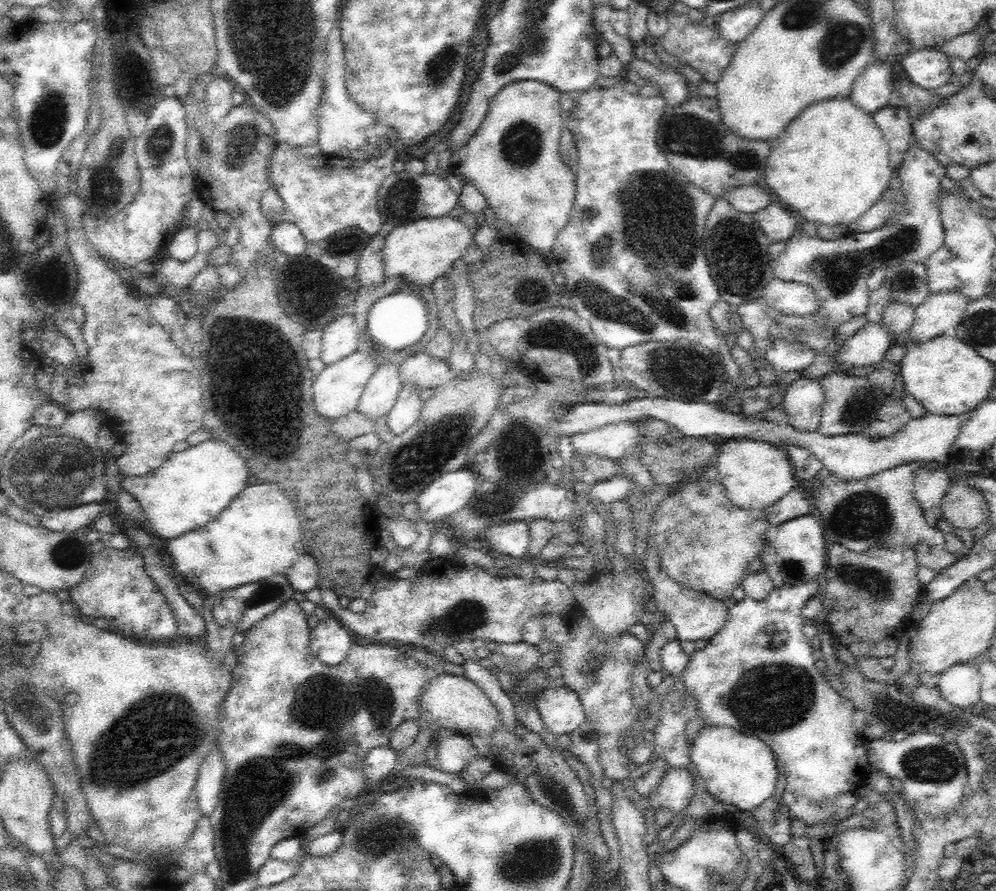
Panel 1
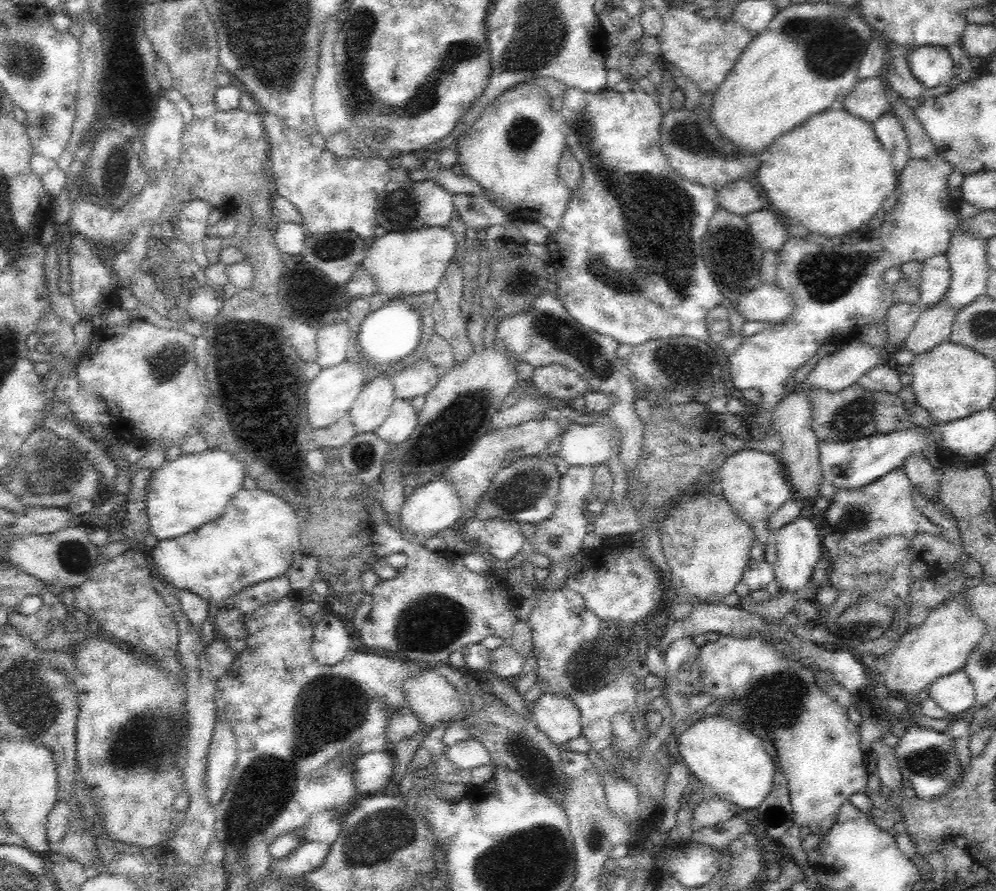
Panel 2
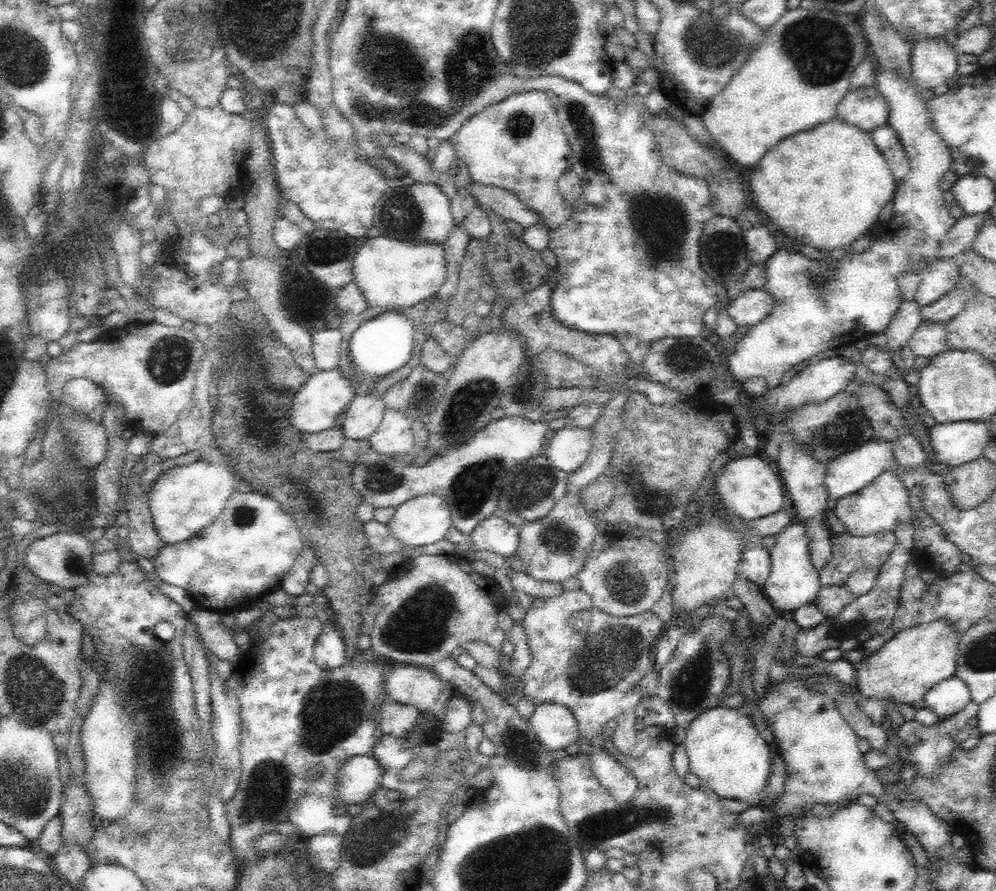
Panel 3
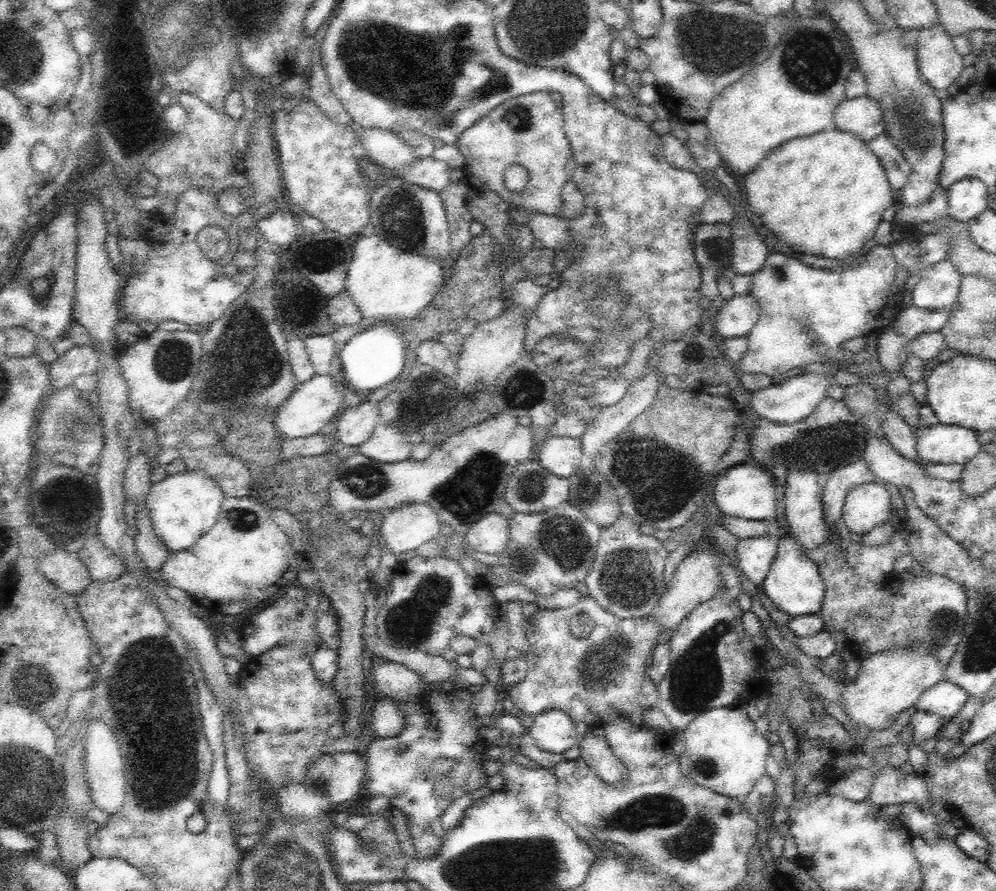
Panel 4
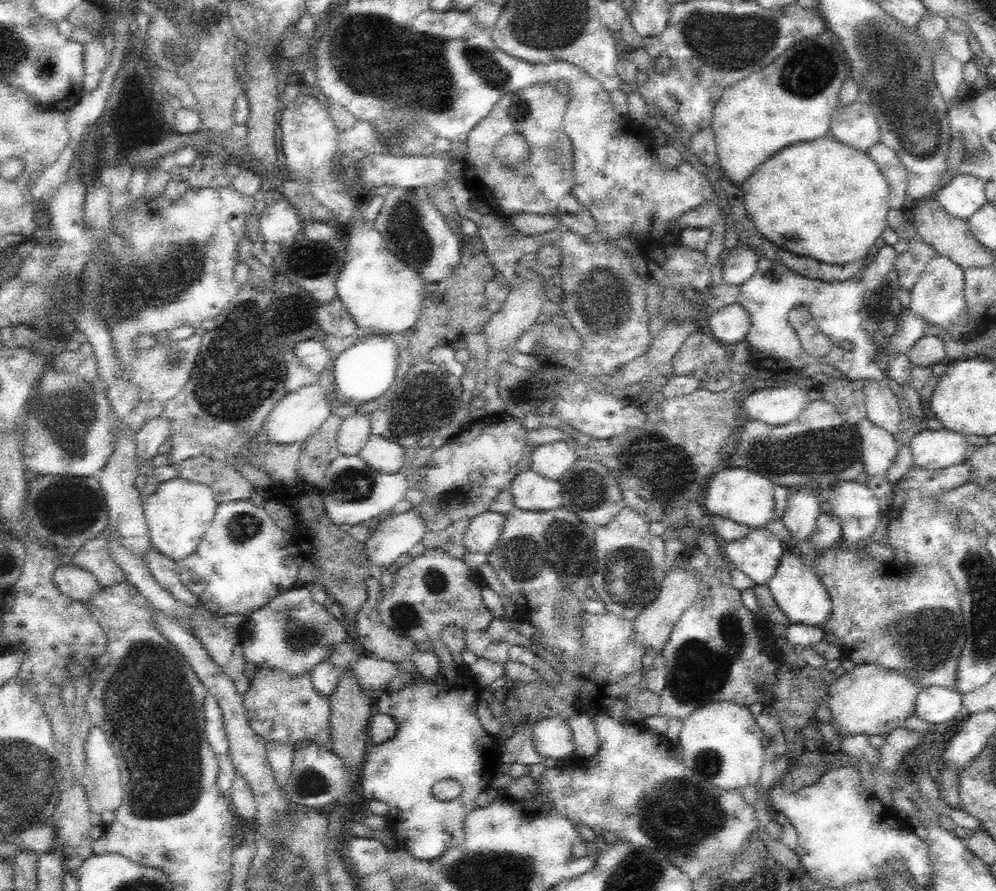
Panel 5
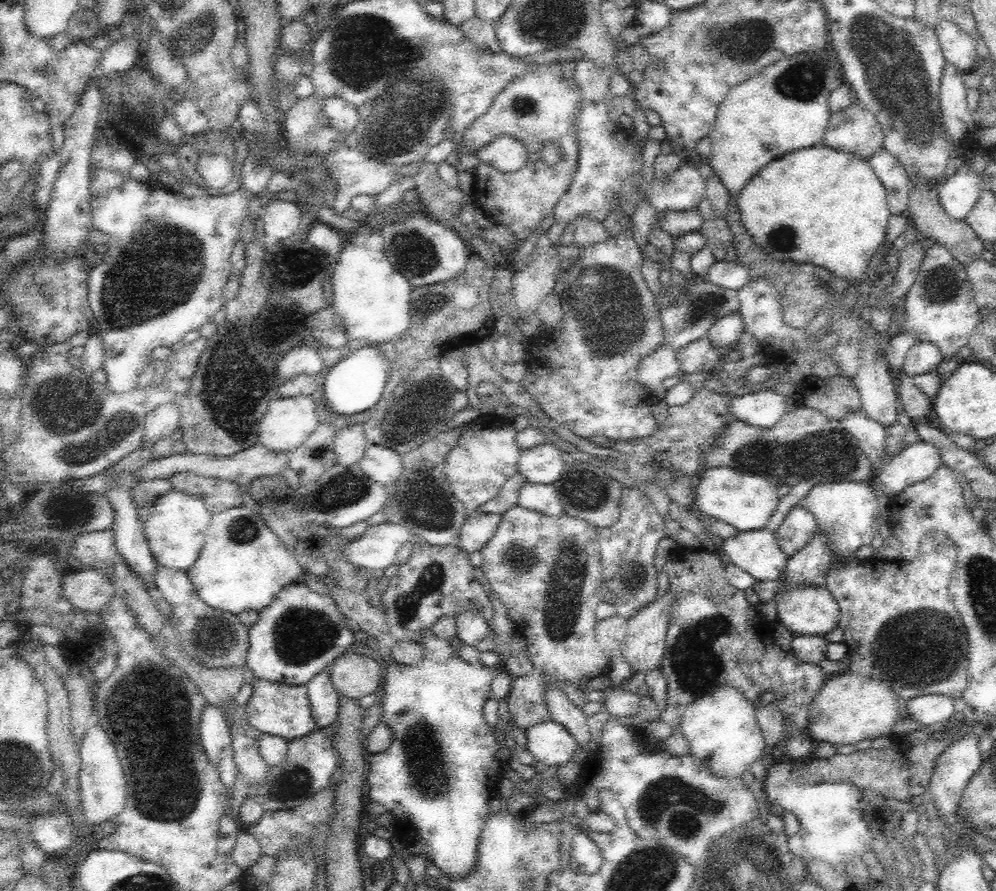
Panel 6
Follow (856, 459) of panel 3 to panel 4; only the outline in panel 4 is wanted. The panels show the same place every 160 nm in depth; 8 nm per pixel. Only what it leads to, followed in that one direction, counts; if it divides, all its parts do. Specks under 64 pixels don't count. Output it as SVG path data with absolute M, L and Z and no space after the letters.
M863 458L844 468L836 468L836 472L829 472L823 488L824 519L828 528L841 519L848 490L858 484L874 482L874 478Z

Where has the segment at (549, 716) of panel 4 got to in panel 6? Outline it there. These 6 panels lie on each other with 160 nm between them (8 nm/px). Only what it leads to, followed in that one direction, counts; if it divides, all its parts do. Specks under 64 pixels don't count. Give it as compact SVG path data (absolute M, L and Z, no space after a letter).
M552 720L528 728L526 735L528 751L536 762L548 765L549 769L567 764L577 750L568 730Z

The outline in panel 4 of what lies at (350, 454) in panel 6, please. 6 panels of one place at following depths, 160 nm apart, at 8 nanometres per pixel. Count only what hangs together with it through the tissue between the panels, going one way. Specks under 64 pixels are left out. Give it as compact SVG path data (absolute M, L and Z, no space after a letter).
M362 402L362 404L352 406L352 408L346 408L345 406L345 411L335 420L337 430L334 438L346 446L357 447L372 436L379 419L378 408L376 408L376 404L372 404L372 402Z

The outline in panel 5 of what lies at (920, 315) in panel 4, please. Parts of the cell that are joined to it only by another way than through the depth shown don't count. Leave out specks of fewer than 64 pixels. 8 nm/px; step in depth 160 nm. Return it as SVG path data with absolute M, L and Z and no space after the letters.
M910 310L904 311L903 314L897 321L895 332L885 341L890 353L907 353L912 345L924 336L924 328L928 326Z

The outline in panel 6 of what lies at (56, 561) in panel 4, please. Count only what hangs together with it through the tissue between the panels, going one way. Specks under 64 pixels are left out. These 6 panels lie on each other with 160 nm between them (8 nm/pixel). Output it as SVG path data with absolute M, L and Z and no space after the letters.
M97 567L66 570L61 591L73 608L99 614L115 594L114 580L109 571Z

